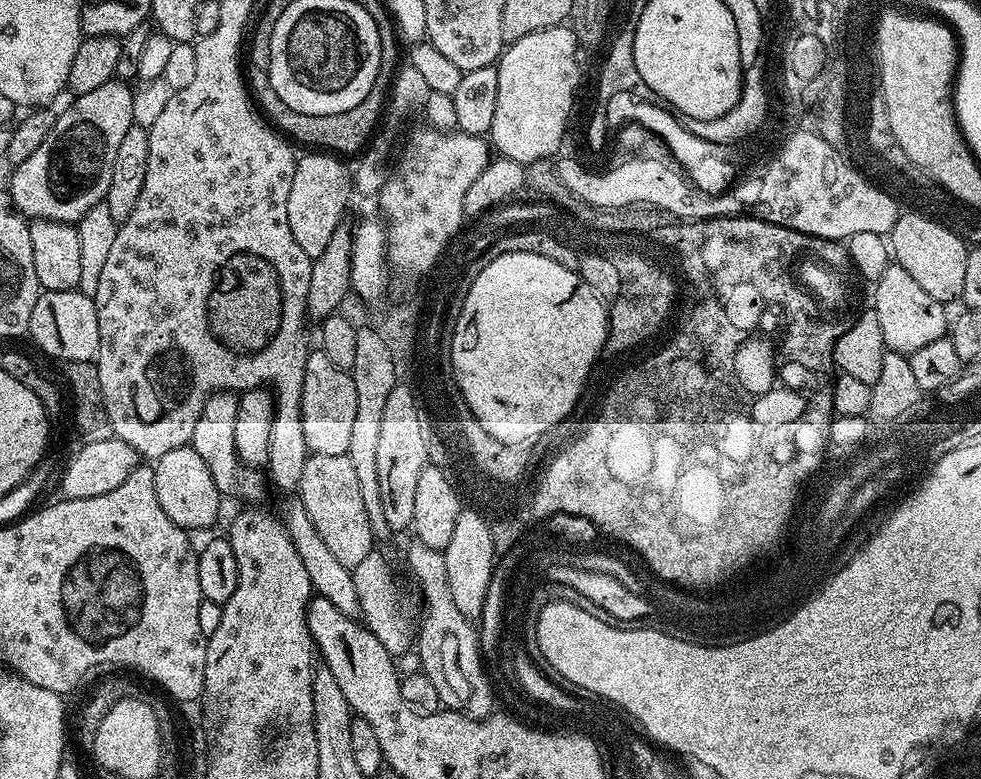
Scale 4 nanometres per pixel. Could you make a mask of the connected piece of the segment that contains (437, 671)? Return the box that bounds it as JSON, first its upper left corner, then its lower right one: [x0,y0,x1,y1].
[408,540,494,719]

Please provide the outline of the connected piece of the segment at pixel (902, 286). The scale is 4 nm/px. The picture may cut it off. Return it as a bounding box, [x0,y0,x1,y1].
[871,262,950,354]

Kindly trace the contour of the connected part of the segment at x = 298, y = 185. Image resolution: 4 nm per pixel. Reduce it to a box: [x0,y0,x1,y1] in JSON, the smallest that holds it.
[286,150,353,258]

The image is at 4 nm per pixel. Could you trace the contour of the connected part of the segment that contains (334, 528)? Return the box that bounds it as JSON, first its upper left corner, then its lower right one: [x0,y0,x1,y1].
[298,454,374,569]

